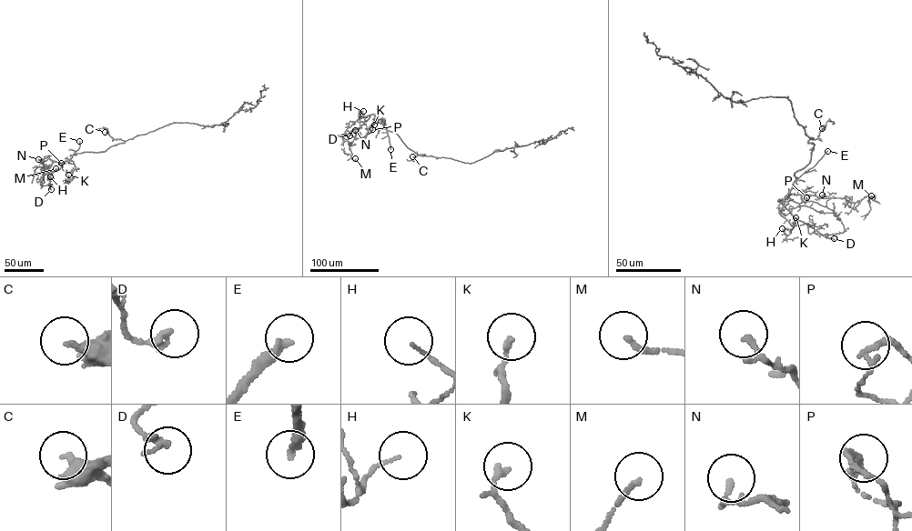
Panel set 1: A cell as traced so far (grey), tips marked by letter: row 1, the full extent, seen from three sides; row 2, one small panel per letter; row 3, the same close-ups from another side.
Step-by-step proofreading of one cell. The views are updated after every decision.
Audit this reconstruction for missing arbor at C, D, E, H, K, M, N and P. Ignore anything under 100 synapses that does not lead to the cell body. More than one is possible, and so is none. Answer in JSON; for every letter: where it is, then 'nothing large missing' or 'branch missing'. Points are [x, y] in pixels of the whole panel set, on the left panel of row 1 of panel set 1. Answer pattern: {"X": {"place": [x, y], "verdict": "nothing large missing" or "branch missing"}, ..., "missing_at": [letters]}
{"C": {"place": [105, 132], "verdict": "branch missing"}, "D": {"place": [51, 189], "verdict": "nothing large missing"}, "E": {"place": [79, 141], "verdict": "branch missing"}, "H": {"place": [50, 176], "verdict": "nothing large missing"}, "K": {"place": [68, 175], "verdict": "nothing large missing"}, "M": {"place": [55, 168], "verdict": "nothing large missing"}, "N": {"place": [38, 159], "verdict": "nothing large missing"}, "P": {"place": [61, 163], "verdict": "nothing large missing"}, "missing_at": ["C", "E"]}

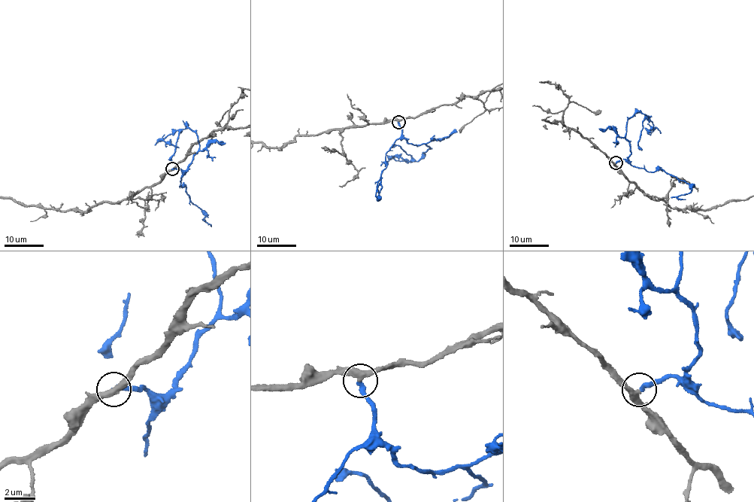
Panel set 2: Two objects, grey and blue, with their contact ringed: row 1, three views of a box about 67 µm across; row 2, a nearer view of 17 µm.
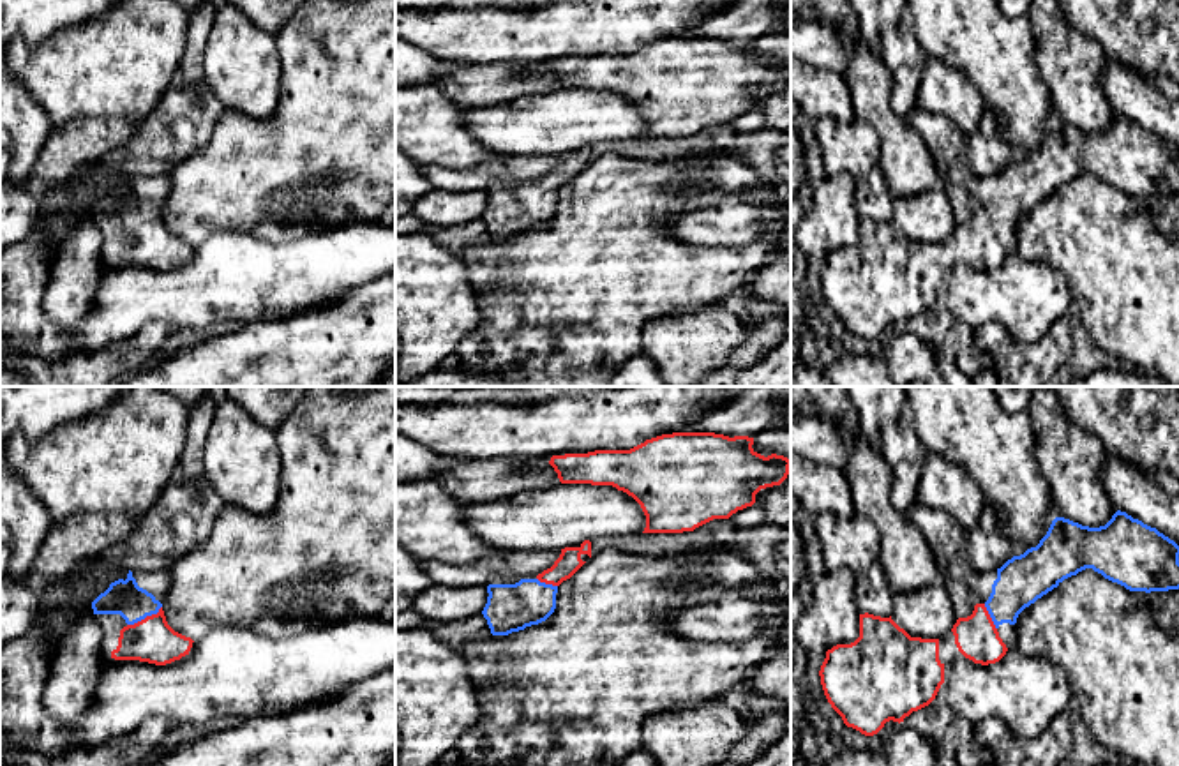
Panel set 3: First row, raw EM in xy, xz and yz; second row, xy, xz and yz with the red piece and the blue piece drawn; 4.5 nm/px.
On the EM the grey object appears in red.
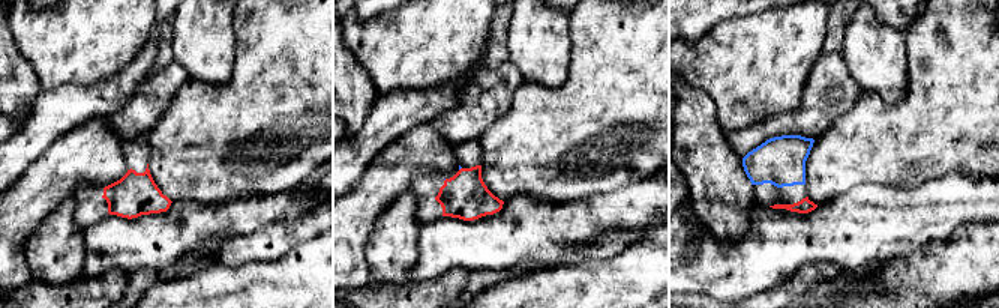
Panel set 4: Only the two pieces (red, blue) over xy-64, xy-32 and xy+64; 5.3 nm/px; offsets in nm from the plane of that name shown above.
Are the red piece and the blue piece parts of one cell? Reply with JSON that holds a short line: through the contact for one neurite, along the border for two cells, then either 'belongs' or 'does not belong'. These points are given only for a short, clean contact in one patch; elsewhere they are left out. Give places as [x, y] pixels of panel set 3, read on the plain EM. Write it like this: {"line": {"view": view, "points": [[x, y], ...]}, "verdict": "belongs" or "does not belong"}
{"line": {"view": "xy", "points": [[152, 244], [147, 239], [147, 221], [122, 202]]}, "verdict": "belongs"}

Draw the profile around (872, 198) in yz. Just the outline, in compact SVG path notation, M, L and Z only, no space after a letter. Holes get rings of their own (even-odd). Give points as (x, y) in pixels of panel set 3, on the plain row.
M879 166L856 185L856 208L860 219L868 217L881 222L891 221L893 196L888 191Z

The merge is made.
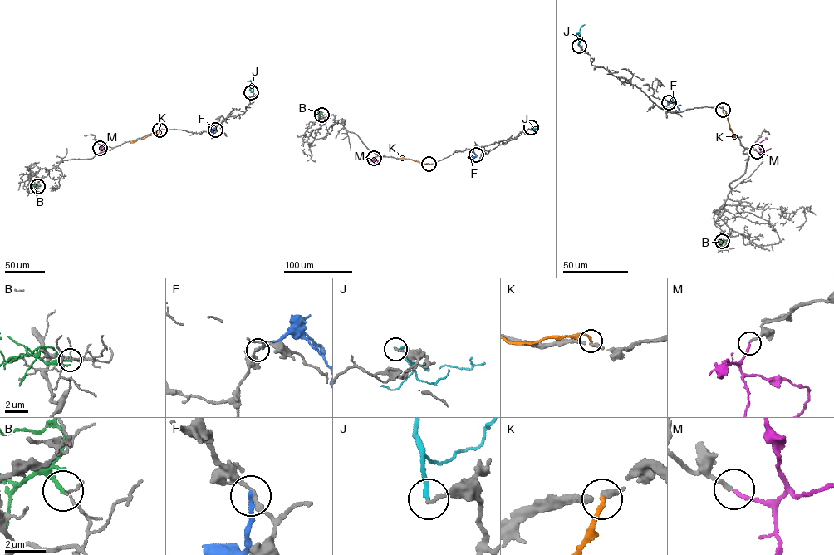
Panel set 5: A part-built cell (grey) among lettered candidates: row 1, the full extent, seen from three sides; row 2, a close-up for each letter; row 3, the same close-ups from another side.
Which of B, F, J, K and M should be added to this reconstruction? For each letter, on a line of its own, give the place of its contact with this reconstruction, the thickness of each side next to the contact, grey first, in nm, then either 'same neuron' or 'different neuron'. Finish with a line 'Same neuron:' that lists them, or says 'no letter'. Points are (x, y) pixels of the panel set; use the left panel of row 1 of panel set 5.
B: meets grey at (37, 186); 80 nm thick on the grey side, 190 nm on the other; different neuron
F: meets grey at (215, 130); 190 nm thick on the grey side, 240 nm on the other; different neuron
J: meets grey at (251, 92); 170 nm thick on the grey side, 220 nm on the other; different neuron
K: meets grey at (159, 130); 300 nm thick on the grey side, 200 nm on the other; different neuron
M: meets grey at (100, 148); 190 nm thick on the grey side, 180 nm on the other; same neuron
Same neuron: M

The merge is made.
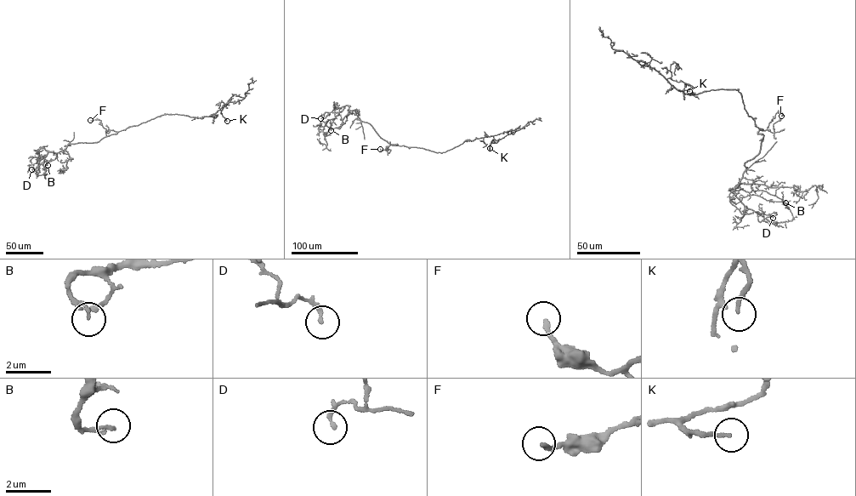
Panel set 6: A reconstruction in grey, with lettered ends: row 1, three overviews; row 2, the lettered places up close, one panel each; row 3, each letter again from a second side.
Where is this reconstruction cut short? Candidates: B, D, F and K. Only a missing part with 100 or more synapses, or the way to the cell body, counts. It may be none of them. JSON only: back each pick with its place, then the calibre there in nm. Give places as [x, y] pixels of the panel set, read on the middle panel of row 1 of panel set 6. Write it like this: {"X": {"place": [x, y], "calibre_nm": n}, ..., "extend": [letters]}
{"extend": []}

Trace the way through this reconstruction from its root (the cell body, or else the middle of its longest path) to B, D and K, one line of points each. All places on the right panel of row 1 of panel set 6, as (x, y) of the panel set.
B: (751, 116), (764, 136), (758, 153), (745, 163), (739, 185), (748, 192), (766, 191), (785, 202)
D: (751, 116), (764, 136), (758, 153), (745, 163), (739, 189), (730, 191), (756, 212), (759, 221), (773, 218)
K: (751, 116), (744, 109), (738, 89), (685, 94), (666, 79), (689, 84), (691, 88), (687, 90), (689, 91)

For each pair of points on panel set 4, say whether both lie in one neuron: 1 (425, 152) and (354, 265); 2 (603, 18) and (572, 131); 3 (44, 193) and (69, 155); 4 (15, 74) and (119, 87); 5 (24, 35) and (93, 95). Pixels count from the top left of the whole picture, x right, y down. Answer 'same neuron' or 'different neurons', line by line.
1: same neuron
2: same neuron
3: same neuron
4: different neurons
5: different neurons

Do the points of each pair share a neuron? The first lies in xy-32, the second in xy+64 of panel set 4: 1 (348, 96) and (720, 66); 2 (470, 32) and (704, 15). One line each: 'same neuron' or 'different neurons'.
1: different neurons
2: different neurons

